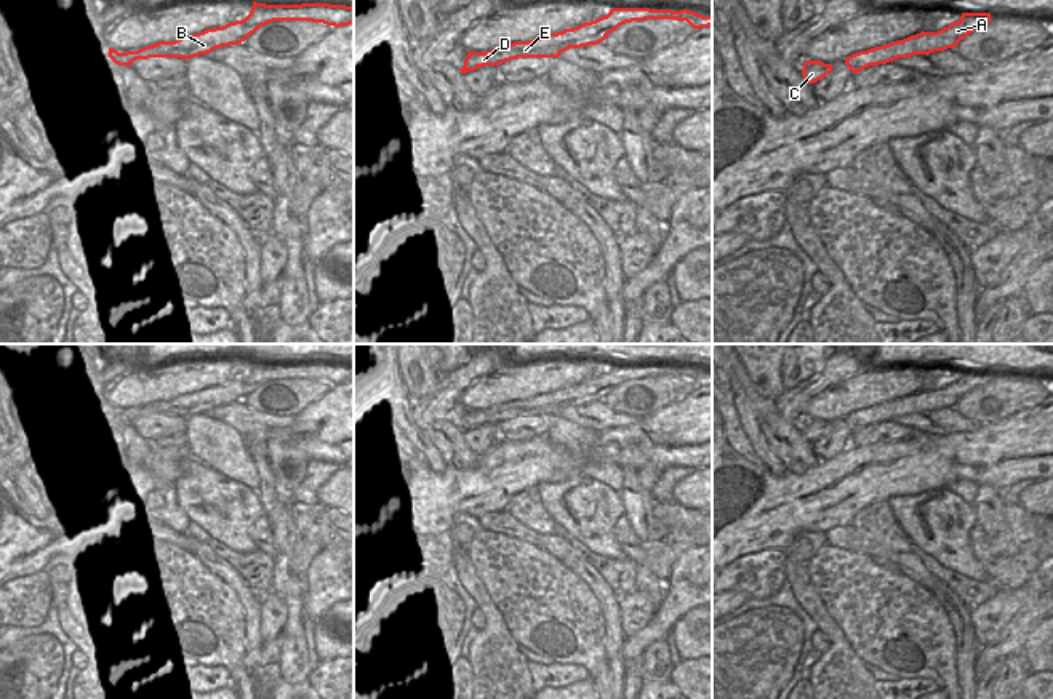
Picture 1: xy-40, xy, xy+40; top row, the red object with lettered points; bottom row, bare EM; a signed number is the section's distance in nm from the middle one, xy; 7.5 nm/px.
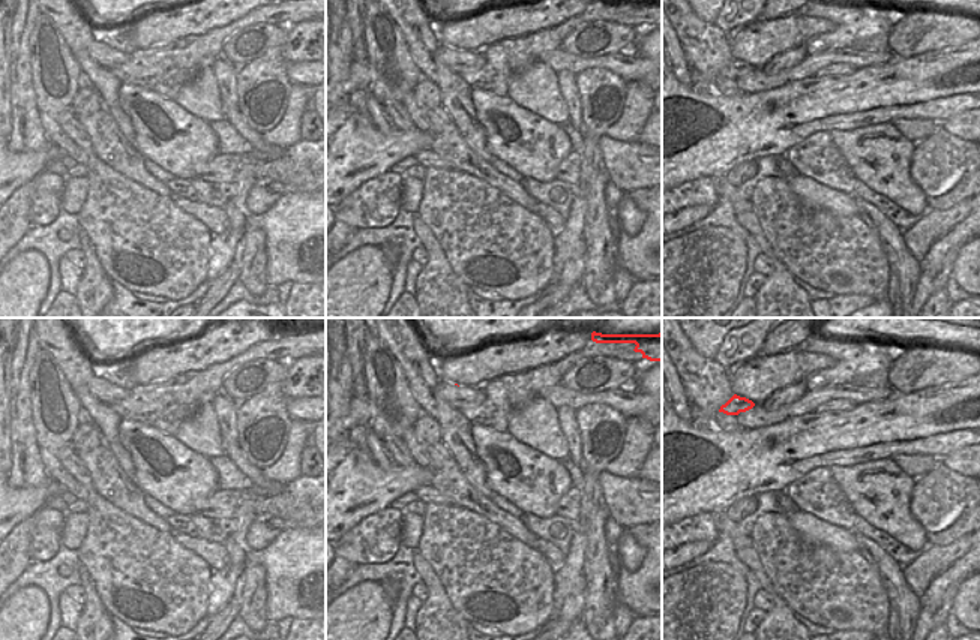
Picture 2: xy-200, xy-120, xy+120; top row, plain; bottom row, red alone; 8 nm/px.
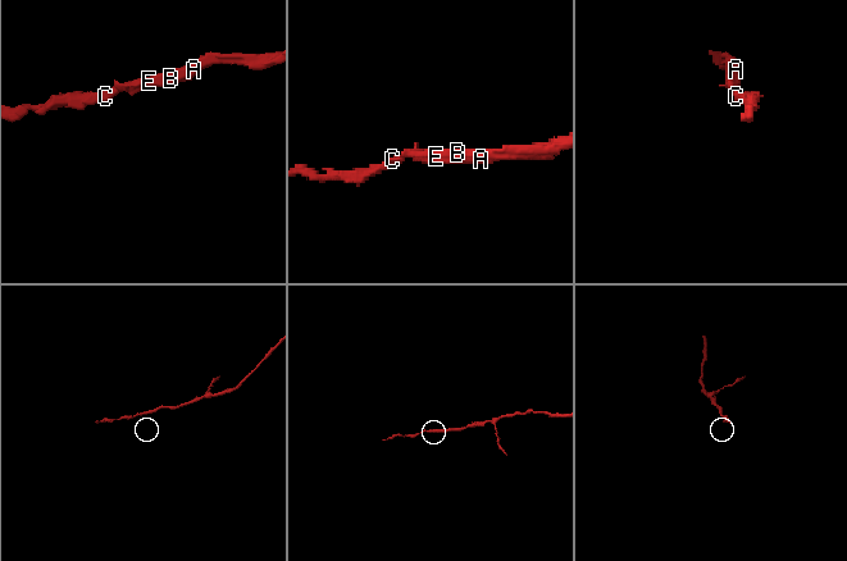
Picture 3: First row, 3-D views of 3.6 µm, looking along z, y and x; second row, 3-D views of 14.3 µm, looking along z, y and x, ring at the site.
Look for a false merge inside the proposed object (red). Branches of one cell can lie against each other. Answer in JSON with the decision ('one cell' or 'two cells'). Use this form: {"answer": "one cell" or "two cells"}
{"answer": "one cell"}

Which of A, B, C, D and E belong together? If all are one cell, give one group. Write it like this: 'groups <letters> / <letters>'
groups A B C D E

